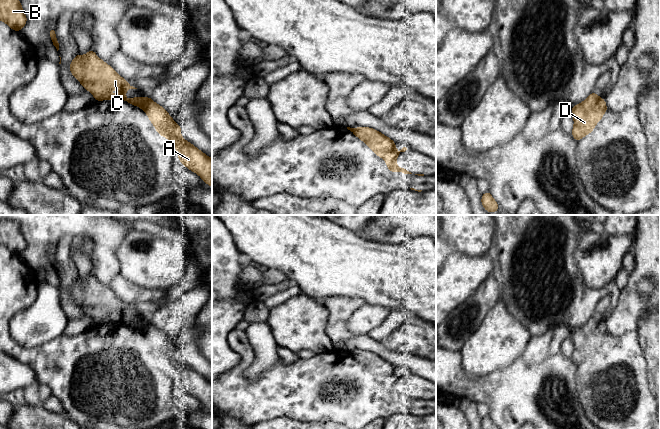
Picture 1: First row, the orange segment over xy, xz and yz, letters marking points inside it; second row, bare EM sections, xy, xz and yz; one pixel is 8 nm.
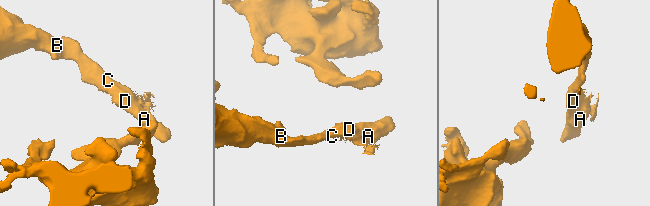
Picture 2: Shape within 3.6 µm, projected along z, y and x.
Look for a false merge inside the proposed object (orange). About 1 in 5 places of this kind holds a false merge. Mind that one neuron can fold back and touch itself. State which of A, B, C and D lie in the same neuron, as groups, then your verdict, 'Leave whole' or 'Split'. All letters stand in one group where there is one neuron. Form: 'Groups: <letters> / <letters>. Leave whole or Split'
Groups: A B C D. Leave whole

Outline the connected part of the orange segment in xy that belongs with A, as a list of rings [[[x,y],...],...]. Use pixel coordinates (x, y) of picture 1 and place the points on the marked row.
[[[92,48],[85,56],[77,52],[69,68],[84,89],[94,95],[94,101],[123,100],[140,107],[148,115],[156,132],[171,141],[178,152],[178,160],[212,187],[212,159],[181,137],[181,126],[150,96],[125,98],[124,94],[128,89],[137,88],[131,86],[109,64],[102,61]]]

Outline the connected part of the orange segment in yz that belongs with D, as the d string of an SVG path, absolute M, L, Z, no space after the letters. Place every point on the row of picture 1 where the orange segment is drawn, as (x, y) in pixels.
M596 91L591 93L585 101L573 106L571 114L574 119L574 127L571 135L575 141L579 142L584 136L591 133L607 110L605 98L599 98Z

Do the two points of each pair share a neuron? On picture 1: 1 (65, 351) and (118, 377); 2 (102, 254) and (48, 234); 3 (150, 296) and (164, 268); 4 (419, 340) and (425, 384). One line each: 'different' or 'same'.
1: same
2: same
3: different
4: different

